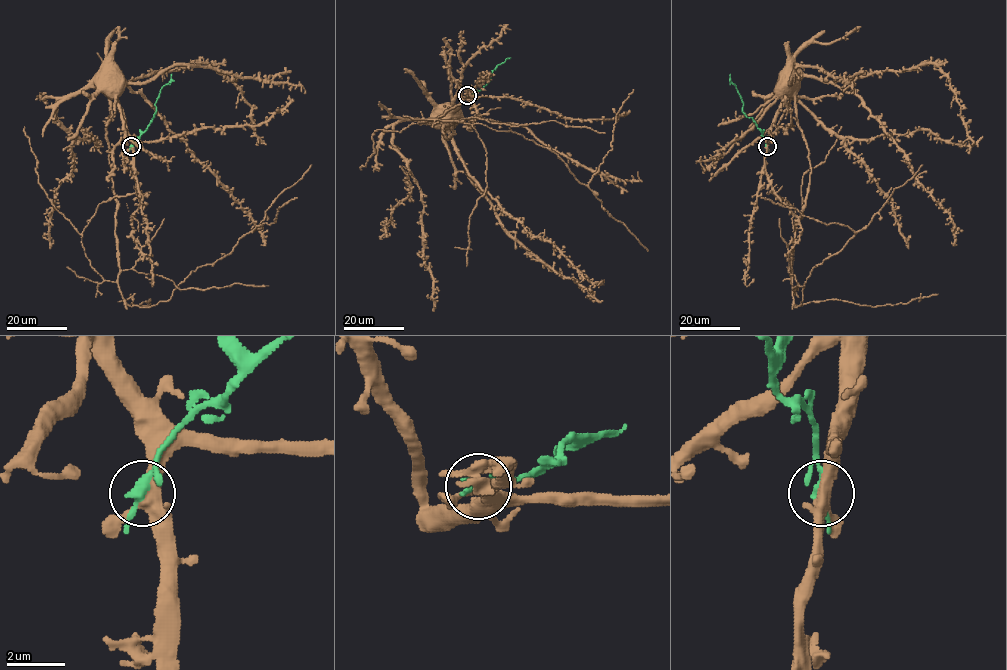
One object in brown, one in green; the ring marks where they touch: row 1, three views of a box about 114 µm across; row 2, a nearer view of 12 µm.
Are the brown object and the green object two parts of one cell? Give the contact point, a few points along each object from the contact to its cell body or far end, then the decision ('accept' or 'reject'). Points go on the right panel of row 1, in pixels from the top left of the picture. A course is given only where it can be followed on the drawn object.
place (767, 146); course brown (767, 147), (773, 119), (783, 100), (783, 77), (788, 72), (789, 74); course green (767, 147), (761, 131), (742, 111), (743, 103), (730, 74); accept

